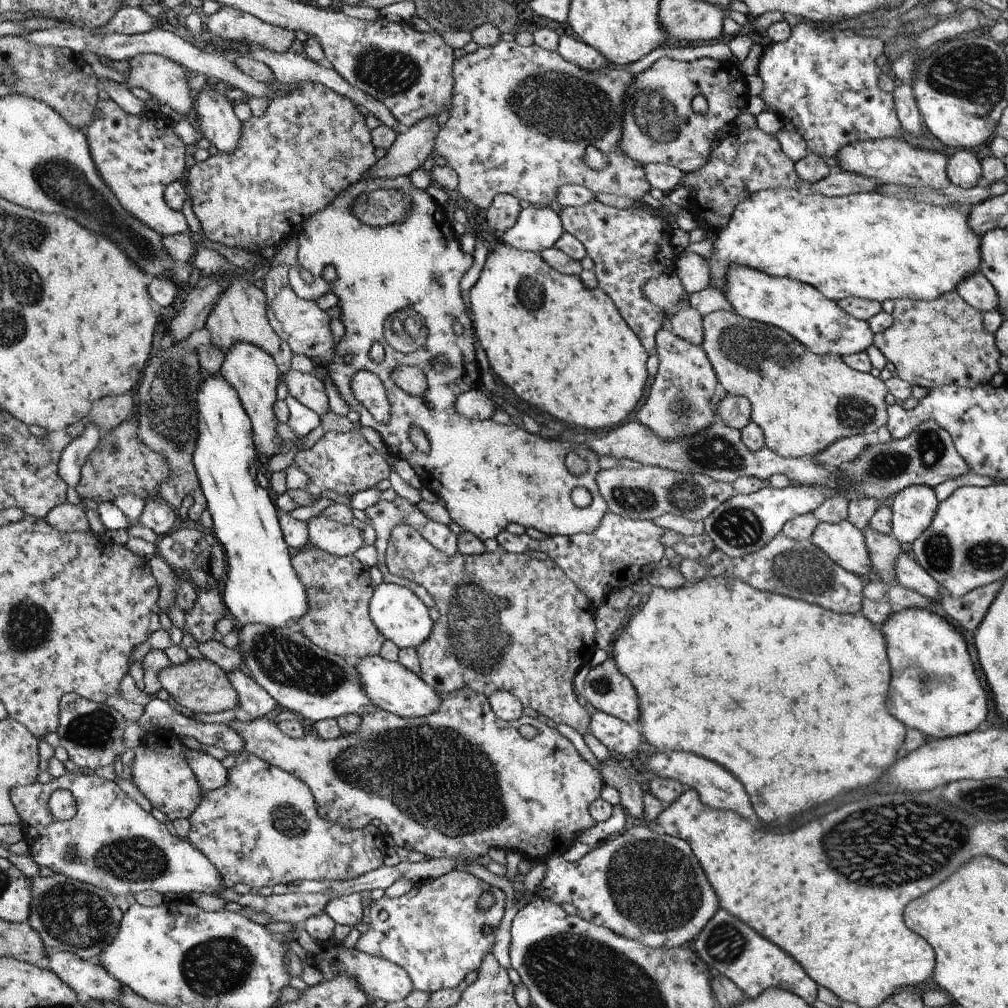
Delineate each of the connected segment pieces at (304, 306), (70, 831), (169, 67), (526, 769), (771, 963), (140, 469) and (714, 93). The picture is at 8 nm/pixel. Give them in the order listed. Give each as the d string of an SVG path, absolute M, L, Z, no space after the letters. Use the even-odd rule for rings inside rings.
M286 264L271 267L261 280L264 282L261 289L267 298L266 317L278 337L288 342L294 355L304 355L312 360L314 358L325 360L327 367L332 364L336 356L336 341L330 329L333 318L328 310L322 310L316 301L299 298L294 293L289 282L289 266Z
M91 773L86 775L64 774L54 778L48 784L30 784L9 790L11 803L22 818L23 840L28 844L28 856L39 867L48 867L53 873L68 876L79 882L92 884L110 892L117 899L139 891L153 890L160 894L178 894L182 898L190 898L193 894L216 894L228 890L224 886L222 874L205 854L194 848L186 837L172 836L164 823L160 824L150 812L142 809L140 804L127 796L114 781L105 780ZM59 789L68 790L74 795L77 814L70 820L54 820L50 814L48 798Z
M142 54L129 60L132 70L129 77L120 84L122 88L131 88L141 94L145 94L156 100L160 105L168 105L173 111L184 119L191 119L194 106L194 98L188 87L189 72L176 62L160 56L160 54Z
M460 688L456 692L440 692L439 694L440 708L436 712L430 713L430 716L402 718L386 710L375 708L361 716L358 730L355 730L352 734L343 734L334 739L321 739L319 736L314 736L314 734L312 736L308 734L308 736L300 739L292 739L290 736L286 736L284 732L281 732L281 729L274 721L272 722L265 717L254 717L253 720L248 716L241 715L227 724L232 726L240 734L240 738L244 740L244 750L304 781L313 792L321 818L326 818L328 822L336 822L342 828L350 828L350 830L365 828L370 825L371 820L378 819L388 827L388 834L394 839L395 846L406 848L408 851L423 853L426 855L426 859L458 858L461 861L471 861L480 858L480 856L488 855L491 848L496 848L504 852L510 850L519 853L528 861L547 863L549 858L554 856L562 857L566 851L570 850L573 844L577 842L576 838L580 832L596 826L597 823L589 814L589 804L595 802L601 796L605 784L599 772L594 770L586 760L582 759L570 740L567 740L555 729L549 728L546 721L541 717L522 716L514 721L500 720L491 710L490 702L486 696L478 694L470 688ZM522 725L533 726L539 734L532 739L524 738L519 732Z
M720 909L714 914L691 947L710 969L716 968L721 975L732 980L748 999L762 996L768 988L778 988L796 994L808 1005L817 1000L818 985L790 954L726 910Z
M134 415L117 428L102 435L99 446L88 456L80 472L80 483L75 487L82 499L96 501L98 505L113 501L122 494L134 494L146 503L158 499L158 486L168 480L170 468L162 454L148 448L138 436L137 418Z
M664 57L656 60L645 72L634 75L634 84L628 86L628 92L624 96L626 108L620 140L622 152L639 164L672 164L687 174L704 168L717 143L716 132L724 130L747 109L749 104L750 96L747 88L749 81L737 68L738 66L733 62L721 62L709 57L692 62L679 62ZM700 94L708 102L708 110L705 114L694 112L692 109L692 100Z

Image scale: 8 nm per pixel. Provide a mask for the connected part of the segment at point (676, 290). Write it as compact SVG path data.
M671 272L650 278L644 284L644 296L660 309L674 308L686 296L686 292L678 276Z

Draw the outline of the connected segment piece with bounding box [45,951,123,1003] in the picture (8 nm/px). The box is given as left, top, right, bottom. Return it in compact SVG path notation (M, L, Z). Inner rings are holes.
M50 951L48 966L77 994L86 994L100 1002L118 1002L123 985L115 980L99 963L81 960L76 954Z

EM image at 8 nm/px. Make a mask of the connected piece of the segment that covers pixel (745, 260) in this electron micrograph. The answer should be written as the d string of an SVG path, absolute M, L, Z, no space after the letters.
M764 188L754 191L746 200L742 200L734 212L730 221L718 235L718 240L714 242L712 256L704 258L710 268L710 288L720 291L726 298L726 270L730 270L734 264L746 266L758 272L764 272L774 278L788 278L799 282L810 284L818 288L826 298L838 303L841 299L849 297L859 297L862 299L883 303L885 300L896 301L899 299L909 300L936 300L938 296L943 296L946 292L957 290L958 284L966 279L966 276L979 271L980 265L980 242L978 234L972 232L972 228L966 224L970 214L969 206L936 206L927 203L920 203L916 200L896 200L894 196L882 196L876 193L855 193L842 197L828 197L816 192L809 192L806 189L792 190L792 188Z

